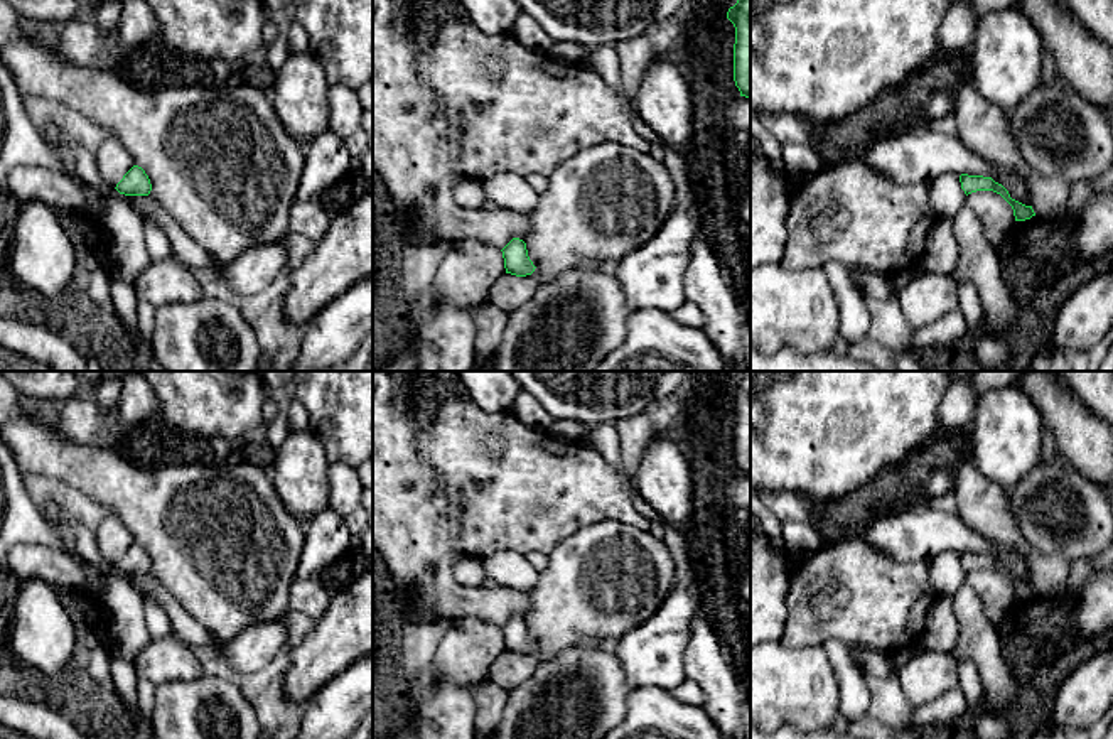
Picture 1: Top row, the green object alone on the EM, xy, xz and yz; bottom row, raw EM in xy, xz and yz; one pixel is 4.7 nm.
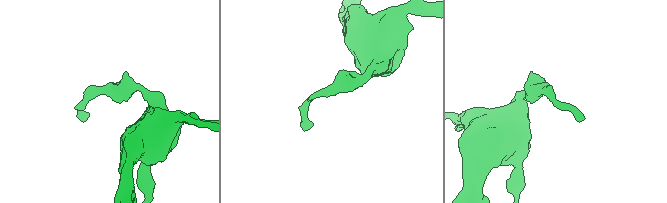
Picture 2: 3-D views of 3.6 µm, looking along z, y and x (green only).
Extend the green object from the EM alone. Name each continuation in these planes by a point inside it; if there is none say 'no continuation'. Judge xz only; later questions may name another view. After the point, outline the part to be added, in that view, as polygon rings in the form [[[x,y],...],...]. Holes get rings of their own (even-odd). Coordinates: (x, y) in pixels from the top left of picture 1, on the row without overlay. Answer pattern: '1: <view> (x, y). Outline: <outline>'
no continuation

